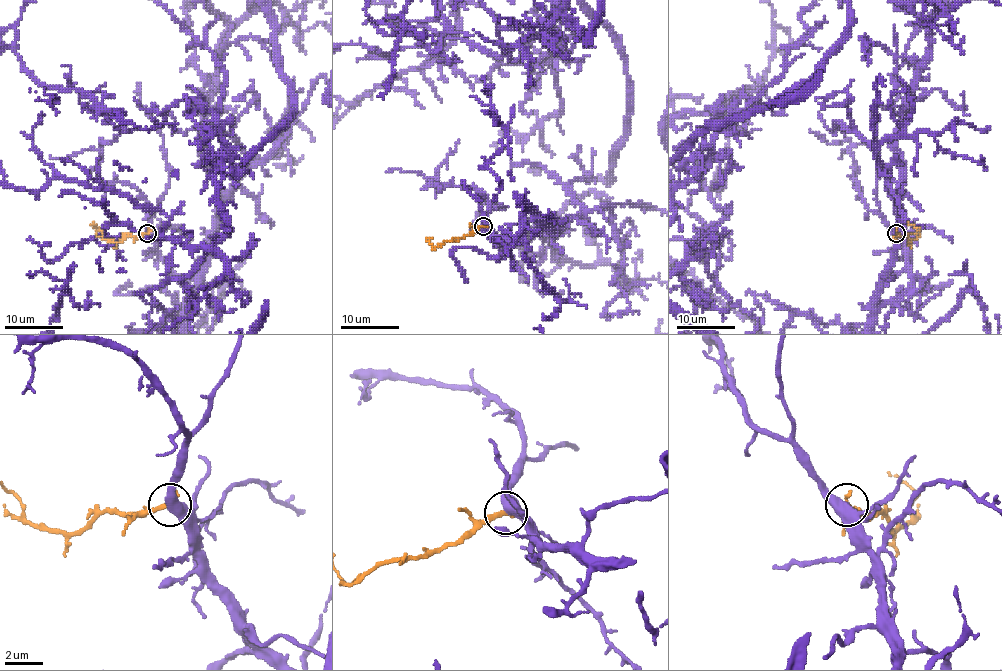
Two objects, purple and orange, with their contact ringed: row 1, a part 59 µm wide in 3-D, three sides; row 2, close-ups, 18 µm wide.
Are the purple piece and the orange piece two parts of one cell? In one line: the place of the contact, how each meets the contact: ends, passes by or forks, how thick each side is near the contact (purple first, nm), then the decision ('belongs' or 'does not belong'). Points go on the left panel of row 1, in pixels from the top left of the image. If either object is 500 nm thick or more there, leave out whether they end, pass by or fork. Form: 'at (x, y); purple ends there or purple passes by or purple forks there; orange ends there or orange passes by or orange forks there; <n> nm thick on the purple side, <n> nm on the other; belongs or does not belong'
at (147, 233); 500 nm thick on the purple side, 300 nm on the other; belongs

